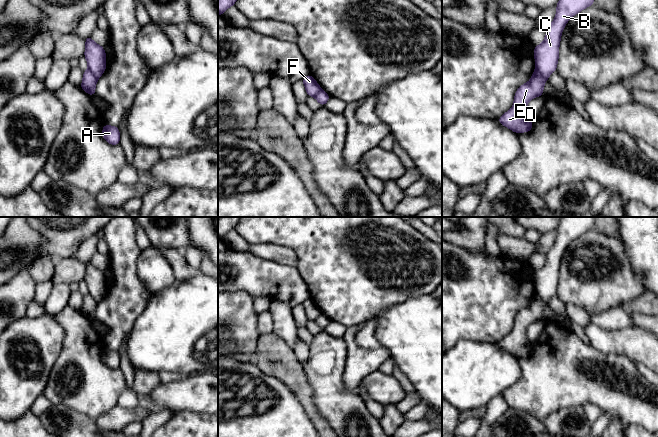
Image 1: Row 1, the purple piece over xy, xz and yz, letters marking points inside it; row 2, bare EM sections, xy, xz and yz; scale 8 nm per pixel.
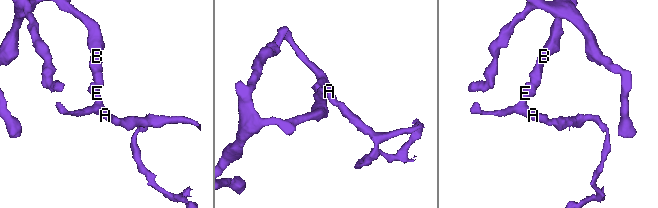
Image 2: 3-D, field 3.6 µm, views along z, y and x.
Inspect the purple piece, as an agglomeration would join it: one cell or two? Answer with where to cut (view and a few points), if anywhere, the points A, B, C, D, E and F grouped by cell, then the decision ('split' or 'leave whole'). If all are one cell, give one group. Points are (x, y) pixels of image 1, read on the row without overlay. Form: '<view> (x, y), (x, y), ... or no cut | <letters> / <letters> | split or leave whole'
yz (536, 292), (546, 303) | A D E F / B C | split

